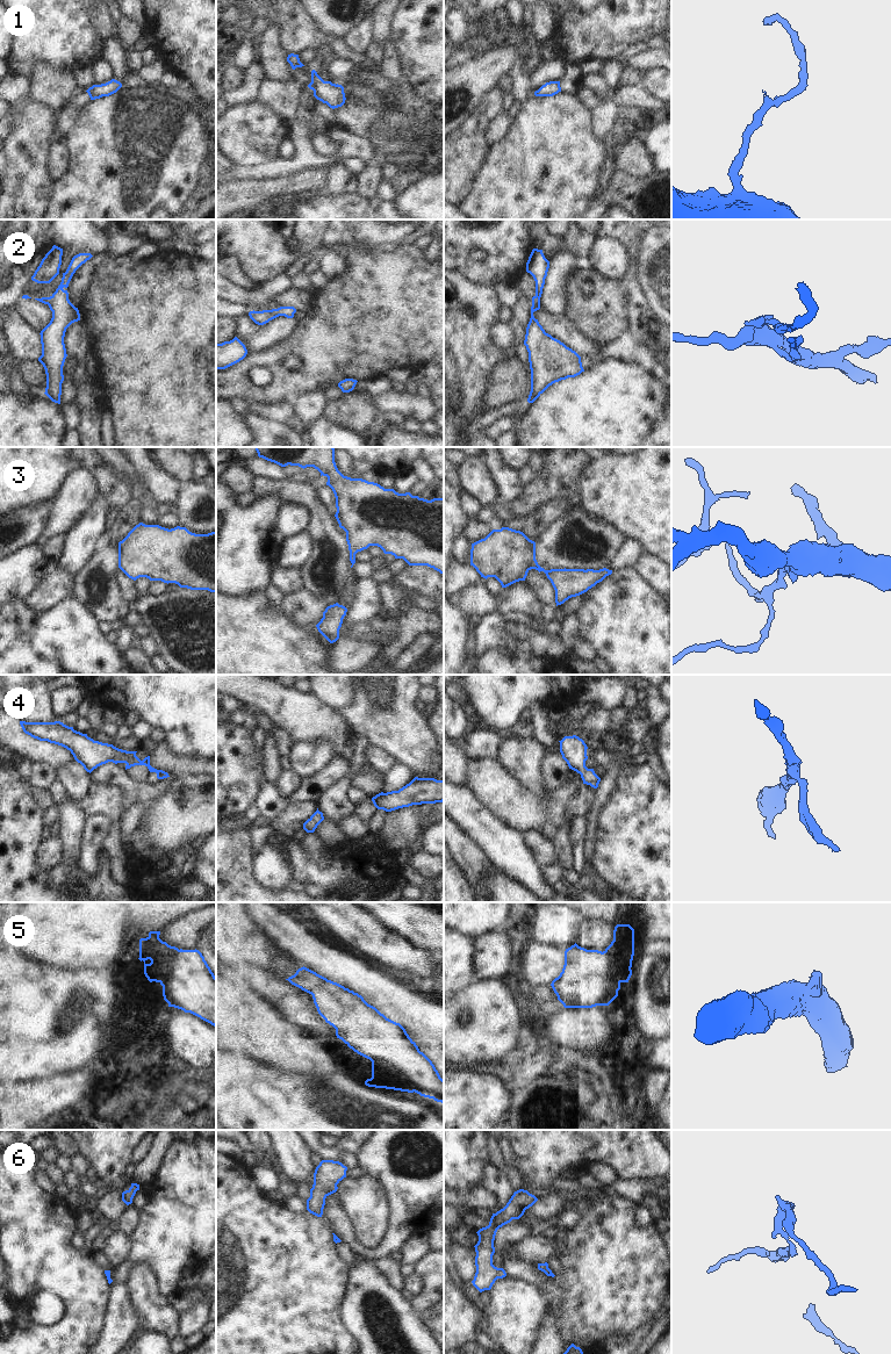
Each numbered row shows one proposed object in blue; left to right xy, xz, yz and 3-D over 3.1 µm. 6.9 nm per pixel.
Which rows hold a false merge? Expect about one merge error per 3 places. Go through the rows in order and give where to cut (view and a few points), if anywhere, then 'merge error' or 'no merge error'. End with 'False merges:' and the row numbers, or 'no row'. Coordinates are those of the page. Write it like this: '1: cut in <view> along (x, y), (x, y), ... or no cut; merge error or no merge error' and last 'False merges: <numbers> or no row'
1: no cut; no merge error
2: no cut; no merge error
3: no cut; no merge error
4: no cut; no merge error
5: no cut; no merge error
6: no cut; no merge error
False merges: no row

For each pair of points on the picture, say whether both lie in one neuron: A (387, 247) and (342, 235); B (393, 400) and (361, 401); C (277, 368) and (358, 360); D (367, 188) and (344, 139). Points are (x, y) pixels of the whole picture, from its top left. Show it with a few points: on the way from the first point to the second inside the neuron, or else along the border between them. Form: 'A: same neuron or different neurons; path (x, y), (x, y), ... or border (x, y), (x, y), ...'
A: same neuron; path (375, 236), (353, 235)
B: different neurons; border (372, 396), (372, 402), (380, 413)
C: same neuron; path (296, 375), (313, 375), (329, 359), (338, 359)
D: same neuron; path (378, 174), (378, 167), (358, 148)

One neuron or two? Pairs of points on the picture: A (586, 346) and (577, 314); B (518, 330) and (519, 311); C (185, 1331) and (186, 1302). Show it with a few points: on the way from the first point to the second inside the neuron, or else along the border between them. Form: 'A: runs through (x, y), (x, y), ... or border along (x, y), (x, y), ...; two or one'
A: border along (563, 314), (587, 336), (606, 344); two
B: runs through (518, 325), (519, 316); one
C: border along (194, 1298), (194, 1303), (187, 1310), (179, 1313); two

